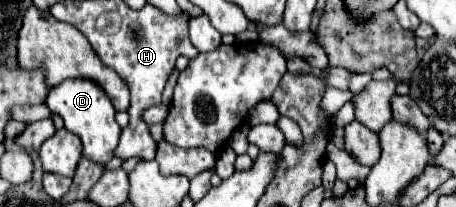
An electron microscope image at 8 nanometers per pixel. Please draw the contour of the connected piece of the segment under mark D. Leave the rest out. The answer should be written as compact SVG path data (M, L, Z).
M68 78L50 90L46 104L52 112L58 112L58 116L64 120L64 126L70 132L80 136L84 144L84 156L88 156L98 164L106 164L114 156L114 148L118 146L122 130L114 120L116 110L108 94L102 90L102 86L98 86L94 80L88 78Z

